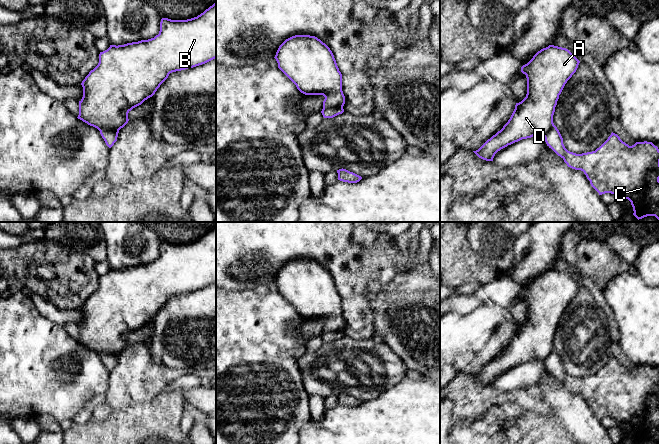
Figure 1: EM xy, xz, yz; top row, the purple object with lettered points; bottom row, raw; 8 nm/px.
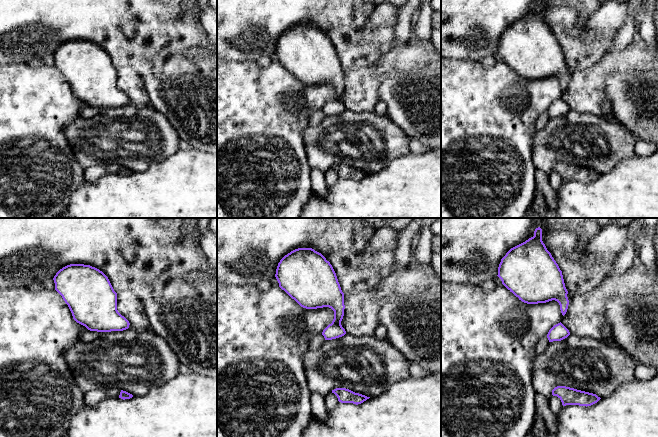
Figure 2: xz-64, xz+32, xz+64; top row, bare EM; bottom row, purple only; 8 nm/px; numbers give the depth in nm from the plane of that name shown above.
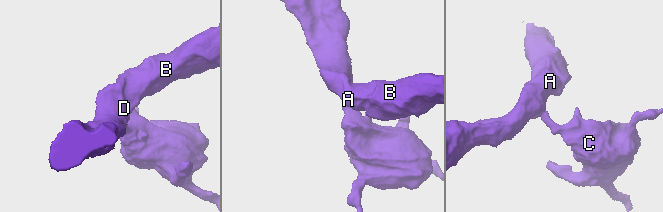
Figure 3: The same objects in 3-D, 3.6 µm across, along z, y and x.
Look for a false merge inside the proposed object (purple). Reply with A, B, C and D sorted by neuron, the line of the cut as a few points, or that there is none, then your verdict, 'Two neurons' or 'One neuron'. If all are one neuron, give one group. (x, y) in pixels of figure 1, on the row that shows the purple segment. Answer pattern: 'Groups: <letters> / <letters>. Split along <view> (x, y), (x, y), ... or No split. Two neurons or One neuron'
Groups: A B D / C. Split along xz (342, 107), (323, 108). Two neurons

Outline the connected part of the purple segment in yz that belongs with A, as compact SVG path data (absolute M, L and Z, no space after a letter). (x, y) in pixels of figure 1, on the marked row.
M549 45L538 51L533 58L521 67L527 78L527 94L519 103L503 128L488 139L478 150L473 151L479 158L493 161L501 149L533 136L545 136L553 123L555 107L565 84L576 72L580 61L566 48Z

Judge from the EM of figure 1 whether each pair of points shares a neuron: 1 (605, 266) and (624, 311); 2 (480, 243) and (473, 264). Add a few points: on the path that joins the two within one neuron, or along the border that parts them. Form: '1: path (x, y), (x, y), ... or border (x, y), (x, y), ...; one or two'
1: border (628, 271), (622, 271), (617, 274), (601, 289); two
2: border (466, 232), (471, 248), (487, 264), (496, 267); two

